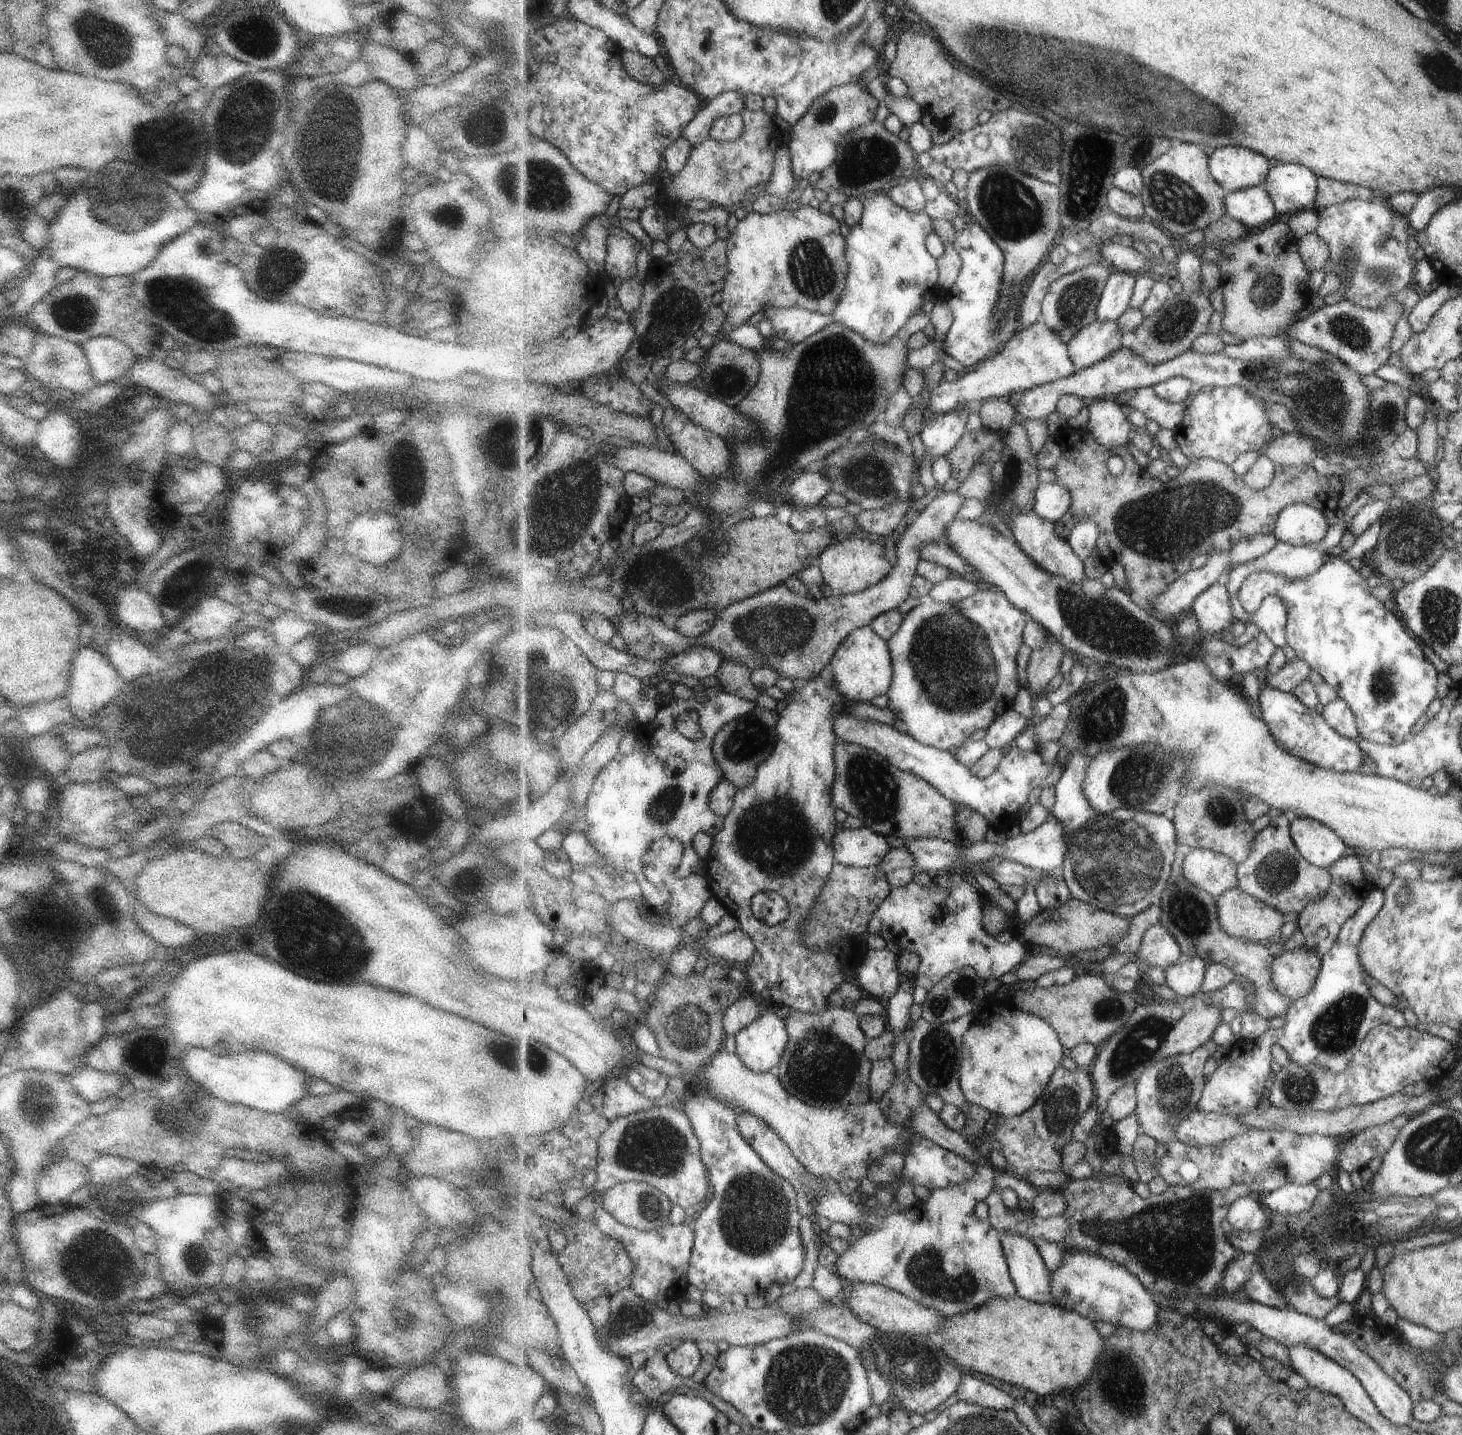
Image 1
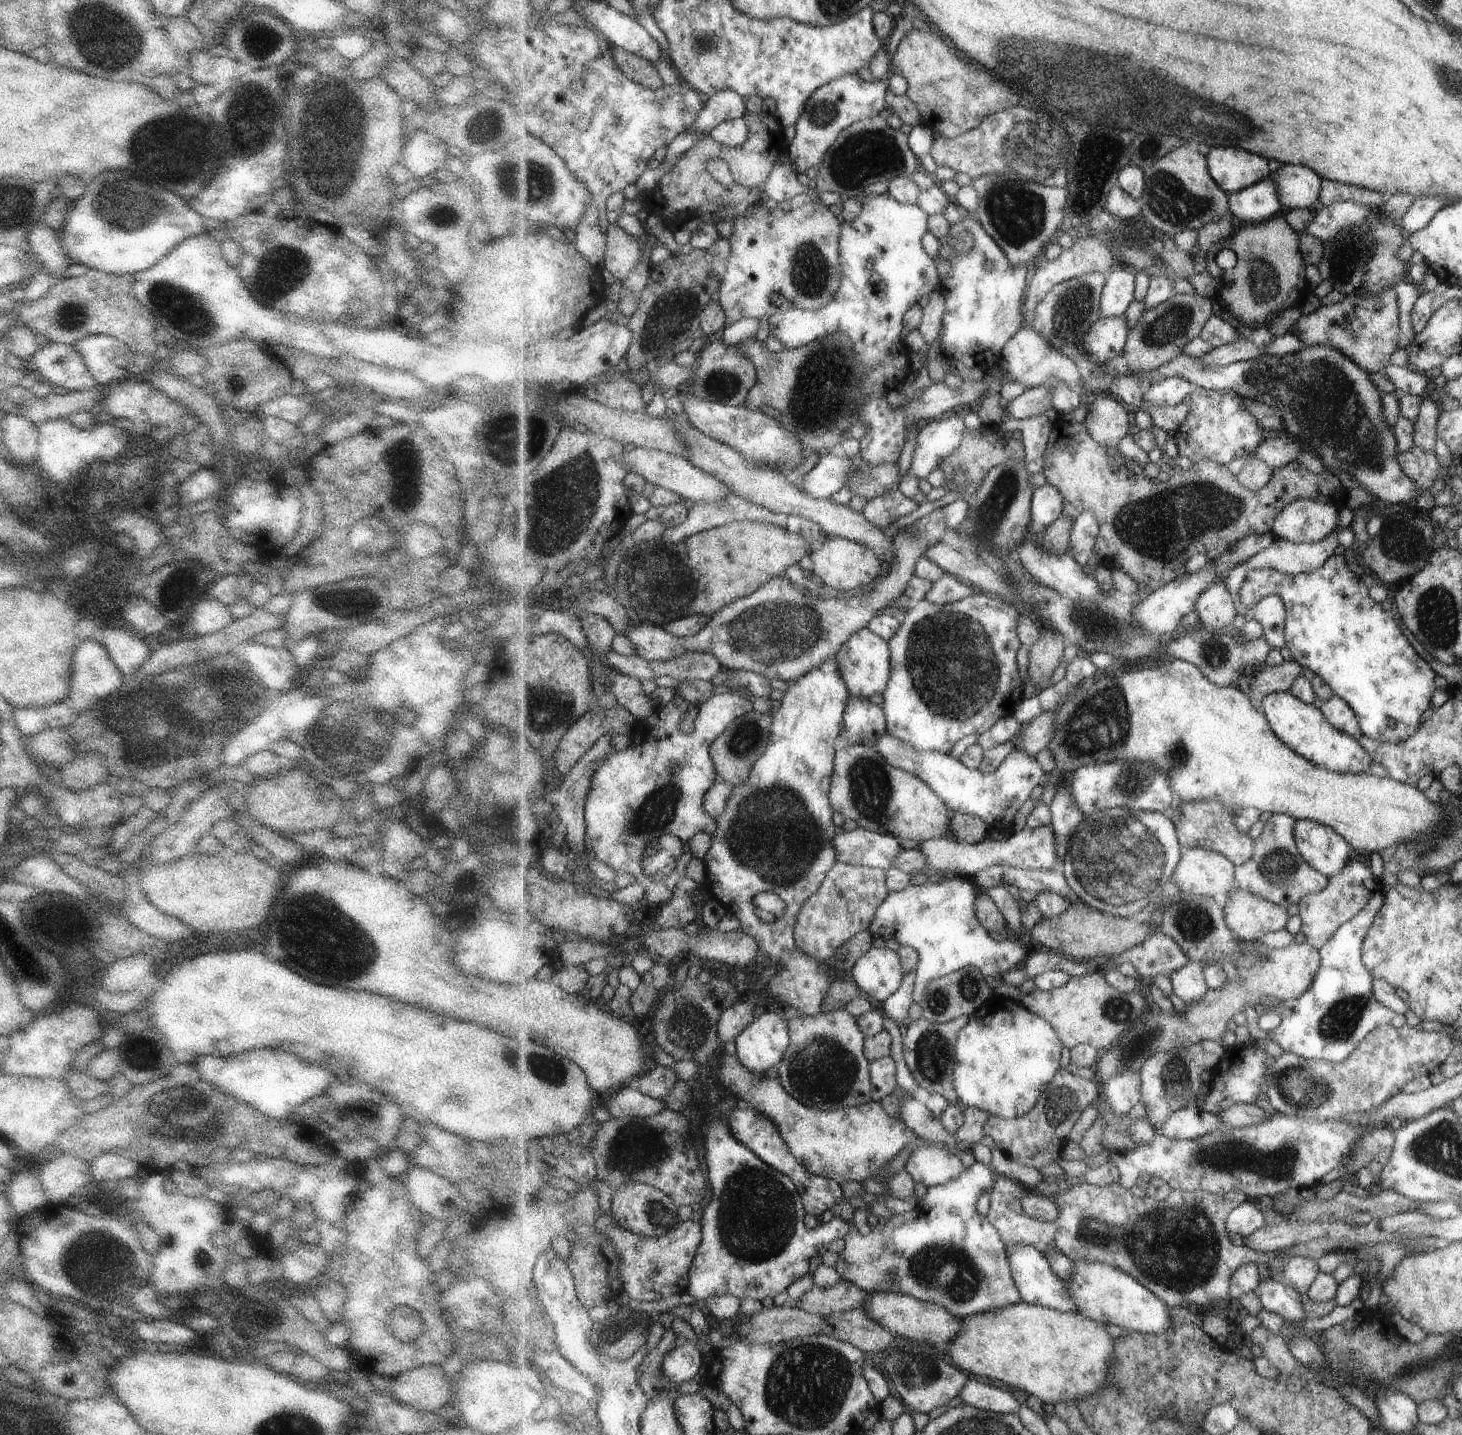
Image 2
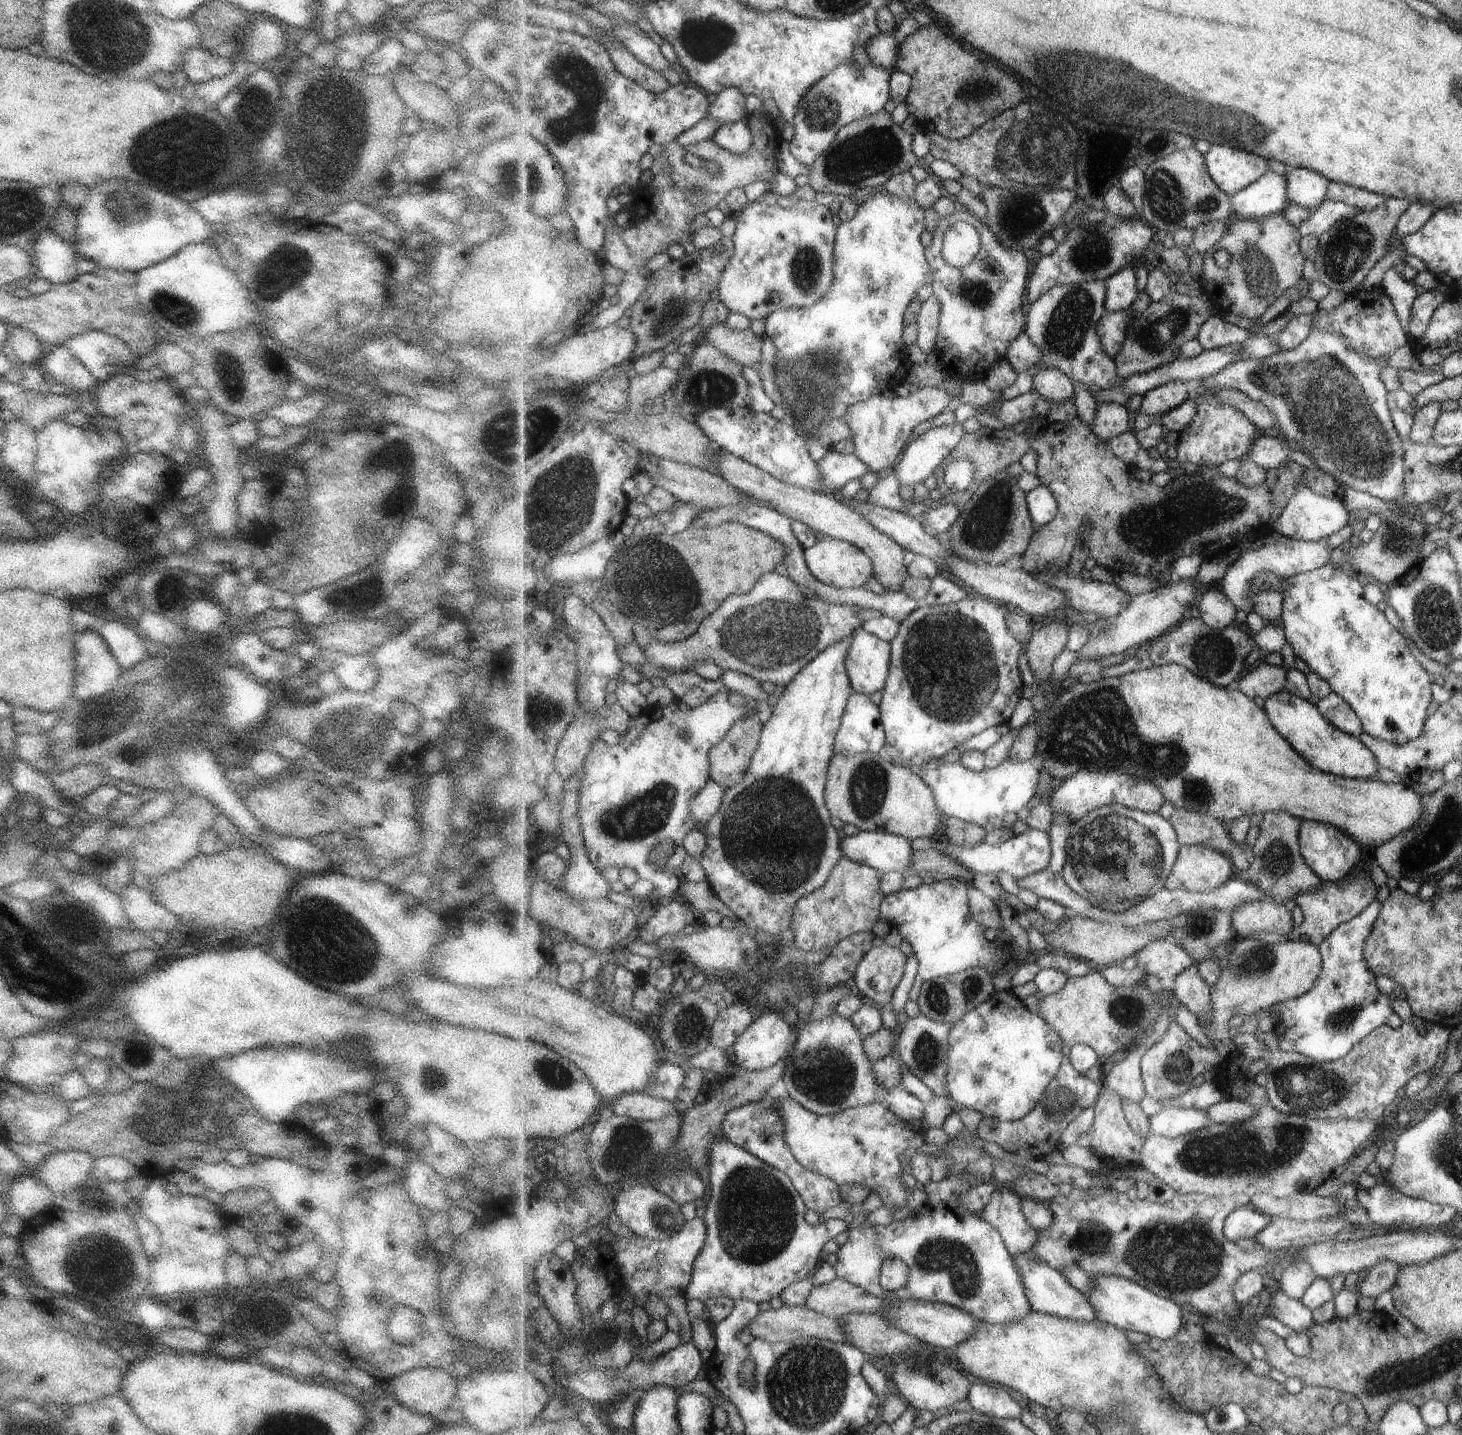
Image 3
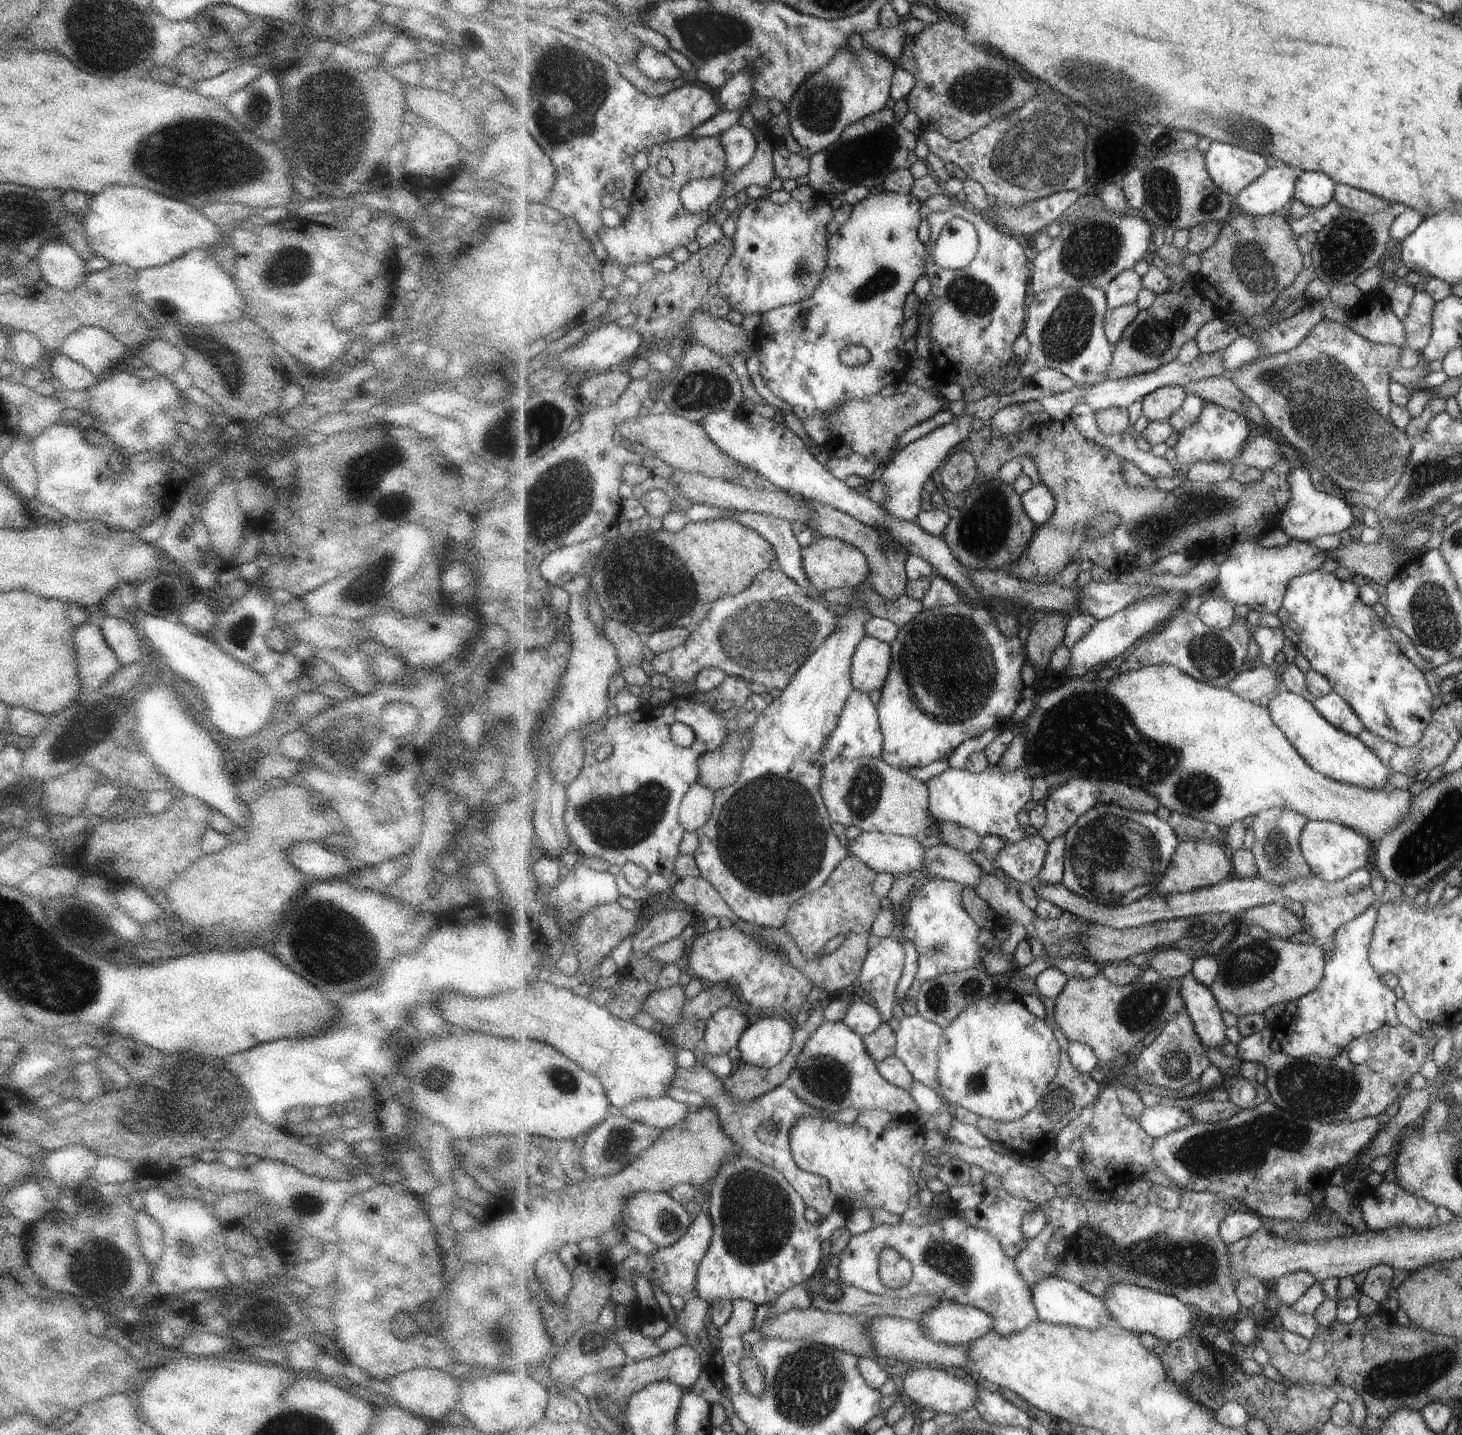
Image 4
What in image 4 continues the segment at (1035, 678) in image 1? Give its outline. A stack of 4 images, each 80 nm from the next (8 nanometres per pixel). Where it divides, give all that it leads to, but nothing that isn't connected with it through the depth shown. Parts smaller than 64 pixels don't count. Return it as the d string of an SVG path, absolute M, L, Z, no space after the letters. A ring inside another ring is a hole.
M1047 612L1024 636L1026 656L1034 669L1047 668L1053 652L1065 644L1070 617L1071 614Z

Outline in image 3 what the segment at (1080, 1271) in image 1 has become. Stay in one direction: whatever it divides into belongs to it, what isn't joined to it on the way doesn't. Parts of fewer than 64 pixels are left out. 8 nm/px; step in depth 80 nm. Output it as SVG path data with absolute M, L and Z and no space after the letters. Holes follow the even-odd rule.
M1103 1275L1097 1278L1094 1287L1088 1292L1098 1318L1103 1323L1109 1323L1124 1330L1142 1332L1149 1337L1170 1339L1180 1331L1185 1324L1183 1306L1173 1299L1154 1293L1142 1284L1117 1275Z

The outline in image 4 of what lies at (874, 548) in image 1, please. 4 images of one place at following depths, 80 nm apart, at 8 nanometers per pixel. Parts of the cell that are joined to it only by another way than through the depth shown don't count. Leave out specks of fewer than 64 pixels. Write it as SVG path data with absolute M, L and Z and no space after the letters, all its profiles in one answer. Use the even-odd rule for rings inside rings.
M821 536L808 547L803 547L802 553L804 569L819 592L827 589L856 589L869 581L871 567L866 553L844 539Z

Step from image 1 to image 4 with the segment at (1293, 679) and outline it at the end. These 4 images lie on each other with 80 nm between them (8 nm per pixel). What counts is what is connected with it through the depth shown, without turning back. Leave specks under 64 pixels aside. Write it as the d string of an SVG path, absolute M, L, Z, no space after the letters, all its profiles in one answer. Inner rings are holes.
M1267 665L1247 667L1227 687L1250 701L1263 703L1275 695L1280 686L1280 676L1280 668Z

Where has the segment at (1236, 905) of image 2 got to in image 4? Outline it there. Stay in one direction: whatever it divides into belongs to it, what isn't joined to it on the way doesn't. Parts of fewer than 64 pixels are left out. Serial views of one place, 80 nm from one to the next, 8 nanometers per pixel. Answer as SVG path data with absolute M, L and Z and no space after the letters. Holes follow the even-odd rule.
M1265 903L1249 910L1238 916L1248 925L1261 926L1269 932L1271 936L1283 937L1284 939L1295 936L1297 932L1305 932L1304 918L1299 918L1287 903Z

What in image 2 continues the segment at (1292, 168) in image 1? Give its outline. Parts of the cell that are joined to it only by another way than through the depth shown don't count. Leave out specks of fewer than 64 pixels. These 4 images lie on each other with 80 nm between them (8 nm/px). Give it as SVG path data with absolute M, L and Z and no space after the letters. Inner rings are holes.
M1284 164L1271 178L1276 182L1282 212L1289 209L1315 209L1319 205L1323 177L1303 165Z

